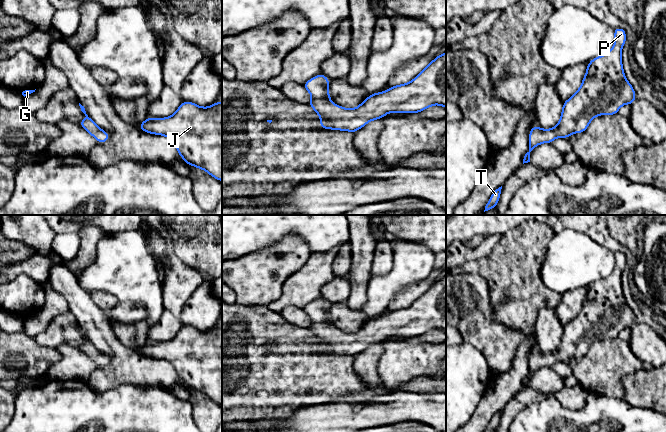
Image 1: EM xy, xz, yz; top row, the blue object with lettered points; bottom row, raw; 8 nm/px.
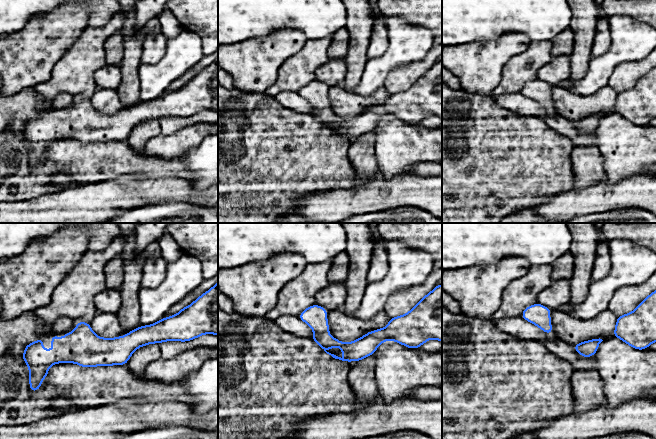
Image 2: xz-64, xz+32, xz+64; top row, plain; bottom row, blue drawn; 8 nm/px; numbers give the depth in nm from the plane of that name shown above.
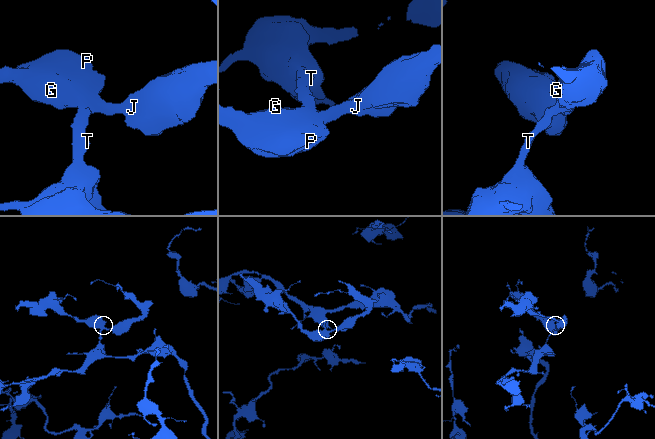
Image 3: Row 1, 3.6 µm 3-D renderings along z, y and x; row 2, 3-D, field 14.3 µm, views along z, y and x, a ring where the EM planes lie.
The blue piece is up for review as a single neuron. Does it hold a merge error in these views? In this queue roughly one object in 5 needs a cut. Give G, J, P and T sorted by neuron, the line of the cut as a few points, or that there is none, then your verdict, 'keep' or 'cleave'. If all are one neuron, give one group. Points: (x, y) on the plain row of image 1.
groups G J P T; cut none; keep

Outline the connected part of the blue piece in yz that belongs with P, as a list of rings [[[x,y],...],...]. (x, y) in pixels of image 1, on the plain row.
[[[613,252],[615,266],[611,274],[588,287],[580,312],[563,327],[561,342],[552,353],[533,350],[529,357],[529,374],[523,388],[530,386],[533,373],[542,367],[552,367],[555,362],[568,362],[573,357],[584,356],[596,340],[615,339],[621,330],[636,324],[634,312],[623,295],[621,276],[626,266],[626,256]]]

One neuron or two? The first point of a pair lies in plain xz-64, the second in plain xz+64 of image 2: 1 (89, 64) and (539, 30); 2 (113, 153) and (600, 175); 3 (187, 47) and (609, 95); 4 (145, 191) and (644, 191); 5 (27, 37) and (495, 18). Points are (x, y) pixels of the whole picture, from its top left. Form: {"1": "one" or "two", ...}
{"1": "two", "2": "two", "3": "two", "4": "one", "5": "two"}

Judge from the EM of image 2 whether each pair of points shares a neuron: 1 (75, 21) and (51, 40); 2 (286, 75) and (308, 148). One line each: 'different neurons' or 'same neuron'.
1: same neuron
2: different neurons

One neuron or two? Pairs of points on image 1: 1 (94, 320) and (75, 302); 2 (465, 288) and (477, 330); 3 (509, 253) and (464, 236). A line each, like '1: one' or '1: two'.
1: one
2: one
3: two

